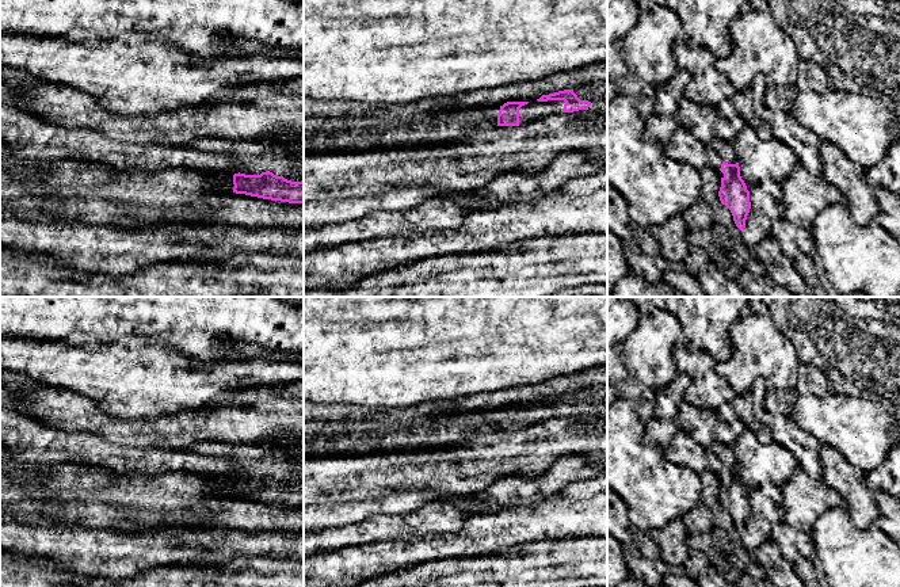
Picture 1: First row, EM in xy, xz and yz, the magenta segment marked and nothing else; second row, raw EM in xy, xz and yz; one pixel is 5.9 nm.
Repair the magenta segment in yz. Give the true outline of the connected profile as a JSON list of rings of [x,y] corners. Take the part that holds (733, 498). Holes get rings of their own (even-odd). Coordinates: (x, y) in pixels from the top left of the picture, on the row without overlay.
[[[714,443],[710,450],[720,458],[722,468],[720,472],[721,491],[718,500],[732,519],[736,530],[741,534],[751,512],[750,495],[740,480],[740,470],[732,446]]]

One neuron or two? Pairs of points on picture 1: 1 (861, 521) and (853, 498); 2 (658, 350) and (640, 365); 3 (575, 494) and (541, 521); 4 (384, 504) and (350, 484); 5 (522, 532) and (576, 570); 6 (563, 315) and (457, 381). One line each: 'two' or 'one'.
1: one
2: one
3: two
4: two
5: two
6: one

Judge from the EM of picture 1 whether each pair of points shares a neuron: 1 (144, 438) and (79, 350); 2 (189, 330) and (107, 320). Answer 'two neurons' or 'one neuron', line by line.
1: two neurons
2: one neuron

